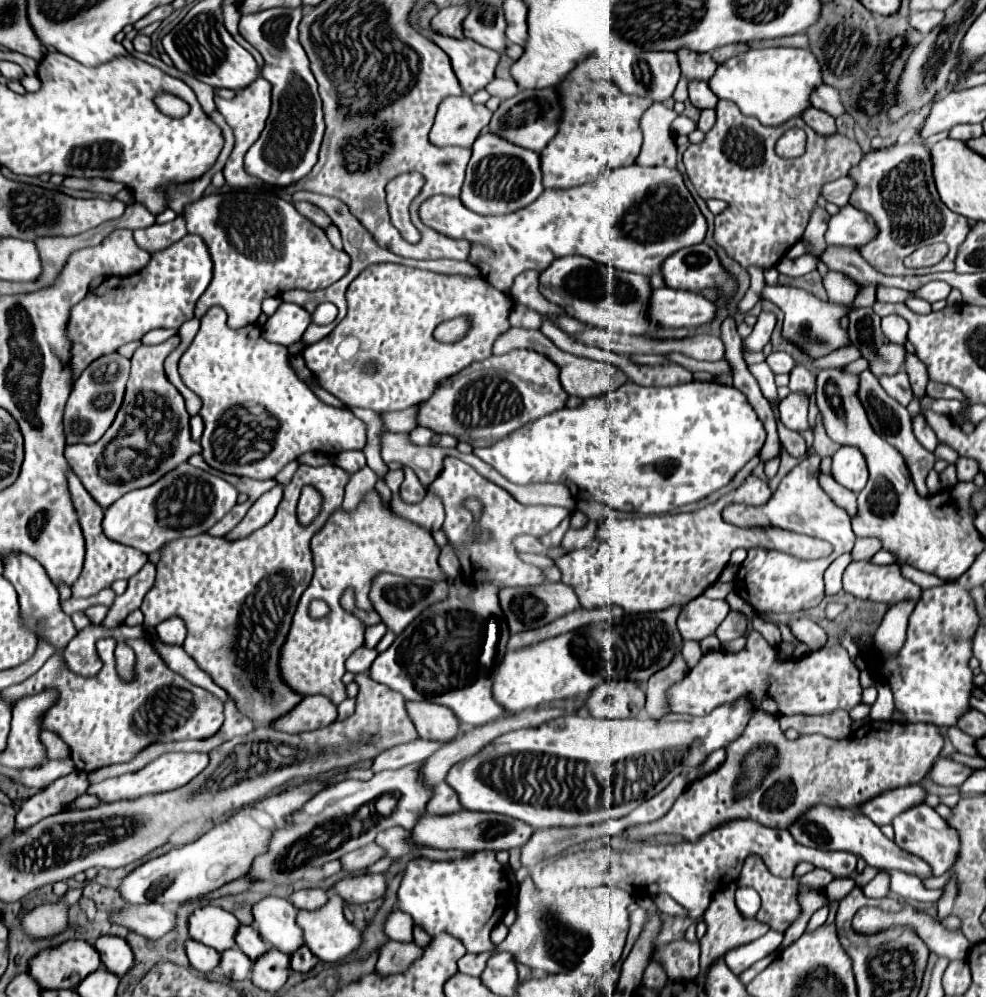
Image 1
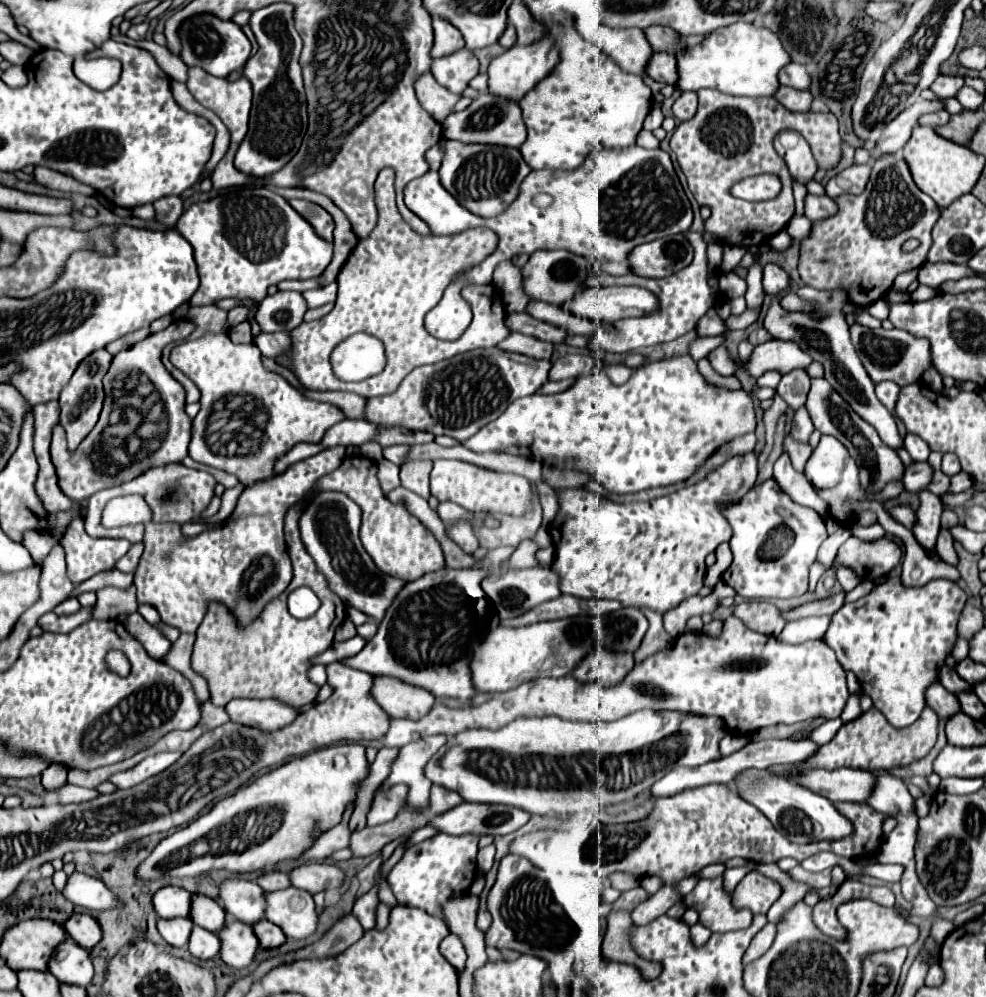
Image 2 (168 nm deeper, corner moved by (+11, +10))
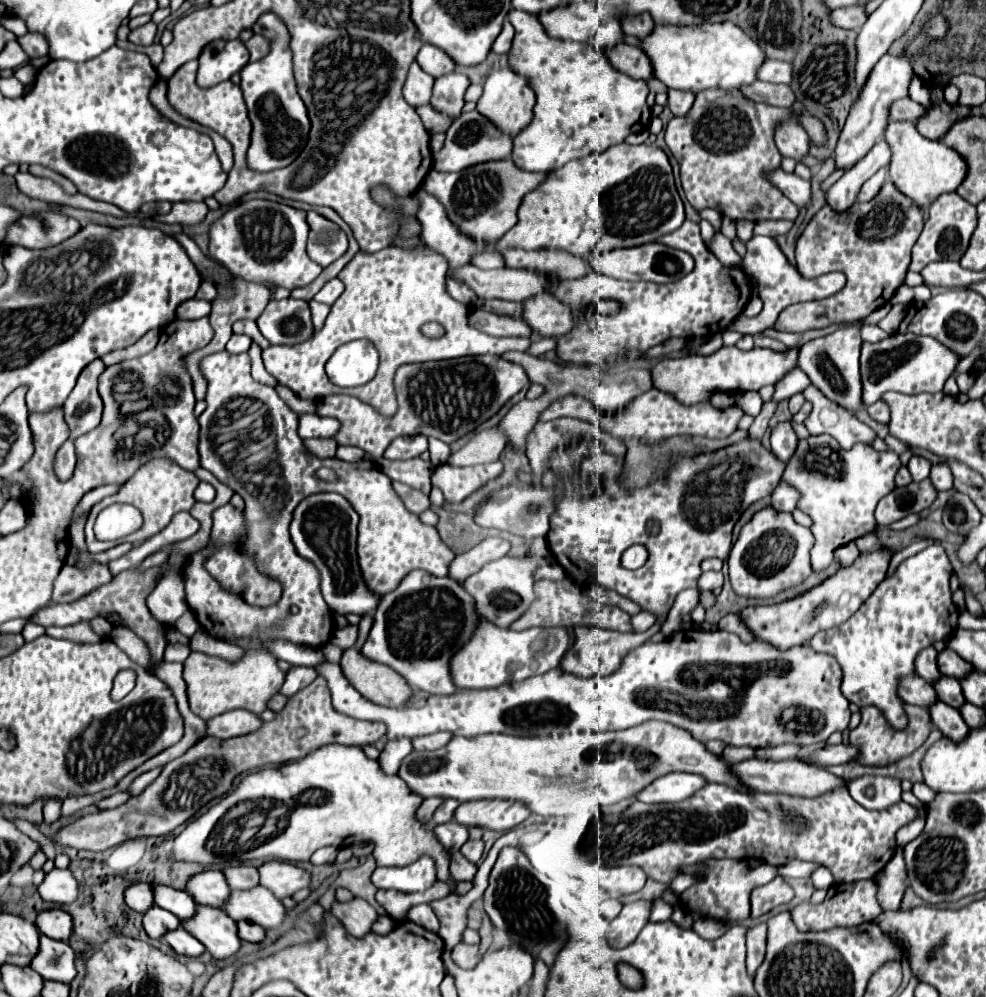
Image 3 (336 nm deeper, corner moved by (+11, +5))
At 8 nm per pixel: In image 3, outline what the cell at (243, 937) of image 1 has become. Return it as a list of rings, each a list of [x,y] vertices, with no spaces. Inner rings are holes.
[[[154,884],[154,896],[156,896],[156,904],[160,908],[172,912],[182,922],[190,920],[198,912],[198,904],[184,890],[176,890],[176,888],[170,888],[170,886],[156,886]]]

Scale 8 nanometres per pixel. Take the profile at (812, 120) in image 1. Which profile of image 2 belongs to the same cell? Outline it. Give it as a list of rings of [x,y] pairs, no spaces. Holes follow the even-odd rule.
[[[784,85],[778,87],[778,91],[774,93],[774,99],[790,111],[810,111],[810,103],[812,103],[812,95],[808,91],[784,87]]]

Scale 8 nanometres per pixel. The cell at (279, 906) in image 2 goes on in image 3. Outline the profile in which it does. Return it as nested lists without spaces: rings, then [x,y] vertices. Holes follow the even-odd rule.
[[[258,886],[254,890],[236,890],[230,894],[224,912],[234,920],[248,920],[260,924],[264,930],[282,926],[288,908],[268,892],[268,888]]]

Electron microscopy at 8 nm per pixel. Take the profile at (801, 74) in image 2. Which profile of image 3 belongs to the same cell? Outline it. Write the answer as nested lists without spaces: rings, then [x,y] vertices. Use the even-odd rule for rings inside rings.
[[[766,60],[758,72],[758,80],[772,84],[790,84],[792,82],[792,64],[780,60]]]

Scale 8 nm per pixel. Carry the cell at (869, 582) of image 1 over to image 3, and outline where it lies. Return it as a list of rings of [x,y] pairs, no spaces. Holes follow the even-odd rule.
[[[868,534],[868,536],[860,536],[856,540],[856,546],[860,552],[874,552],[874,550],[880,550],[884,544],[880,542],[880,538],[876,534]]]

